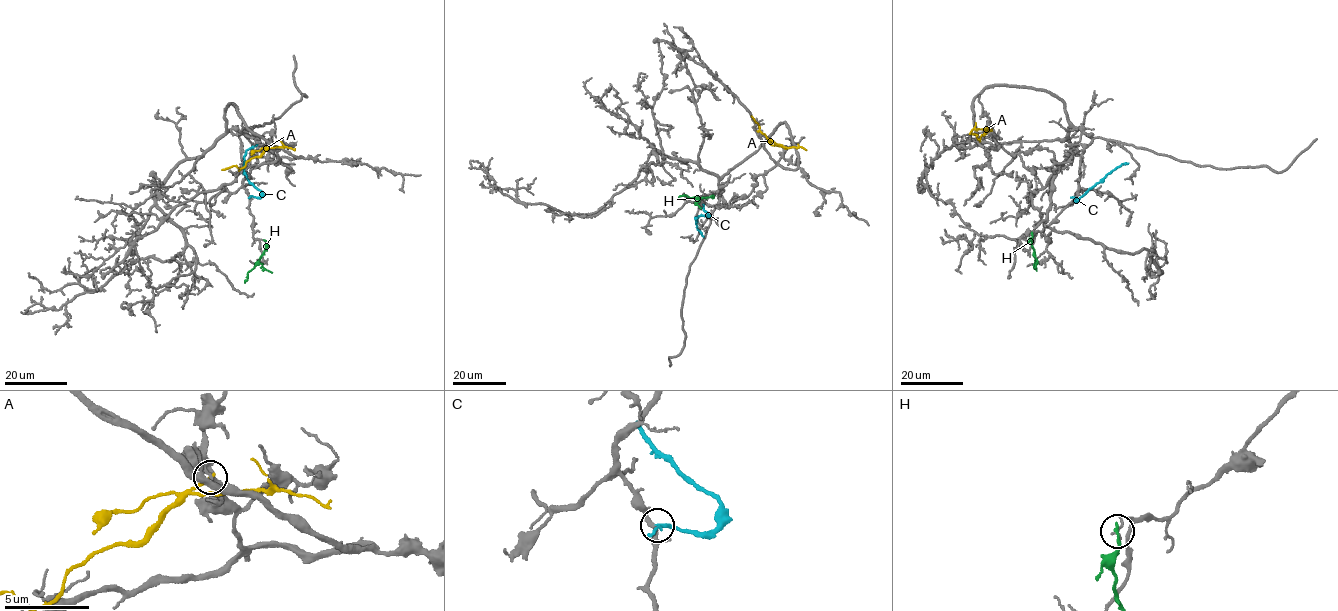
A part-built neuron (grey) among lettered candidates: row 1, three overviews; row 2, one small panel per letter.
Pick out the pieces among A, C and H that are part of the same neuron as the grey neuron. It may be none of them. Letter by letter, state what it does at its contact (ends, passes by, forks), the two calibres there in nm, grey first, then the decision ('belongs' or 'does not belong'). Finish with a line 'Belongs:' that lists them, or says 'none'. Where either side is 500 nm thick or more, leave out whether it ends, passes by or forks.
A: it ends | 260/200 nm | does not belong
C: it passes by | 200/190 nm | does not belong
H: it ends | 150/200 nm | does not belong
Belongs: none

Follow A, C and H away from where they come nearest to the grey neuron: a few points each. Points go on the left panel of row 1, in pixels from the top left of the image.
A: (273, 144), (243, 167), (221, 170)
C: (250, 196), (260, 197), (261, 194), (247, 179), (244, 156), (257, 144)
H: (265, 241), (263, 254), (248, 273), (244, 283)

